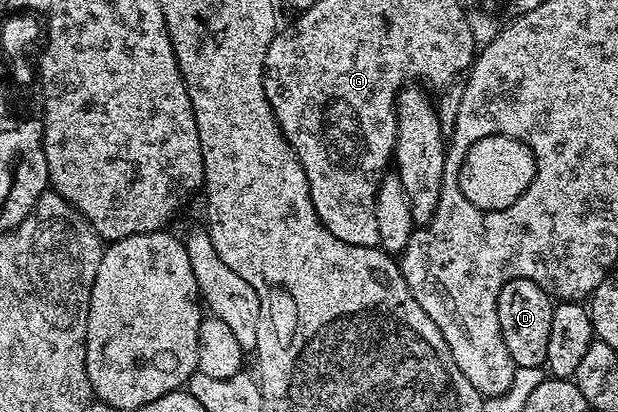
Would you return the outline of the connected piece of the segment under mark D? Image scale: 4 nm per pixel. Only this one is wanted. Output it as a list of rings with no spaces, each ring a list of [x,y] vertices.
[[[513,279],[501,287],[501,295],[497,299],[497,319],[501,322],[501,335],[505,339],[505,347],[509,347],[509,355],[516,369],[533,367],[543,369],[549,355],[549,330],[553,324],[553,311],[556,302],[535,281],[529,279]]]

